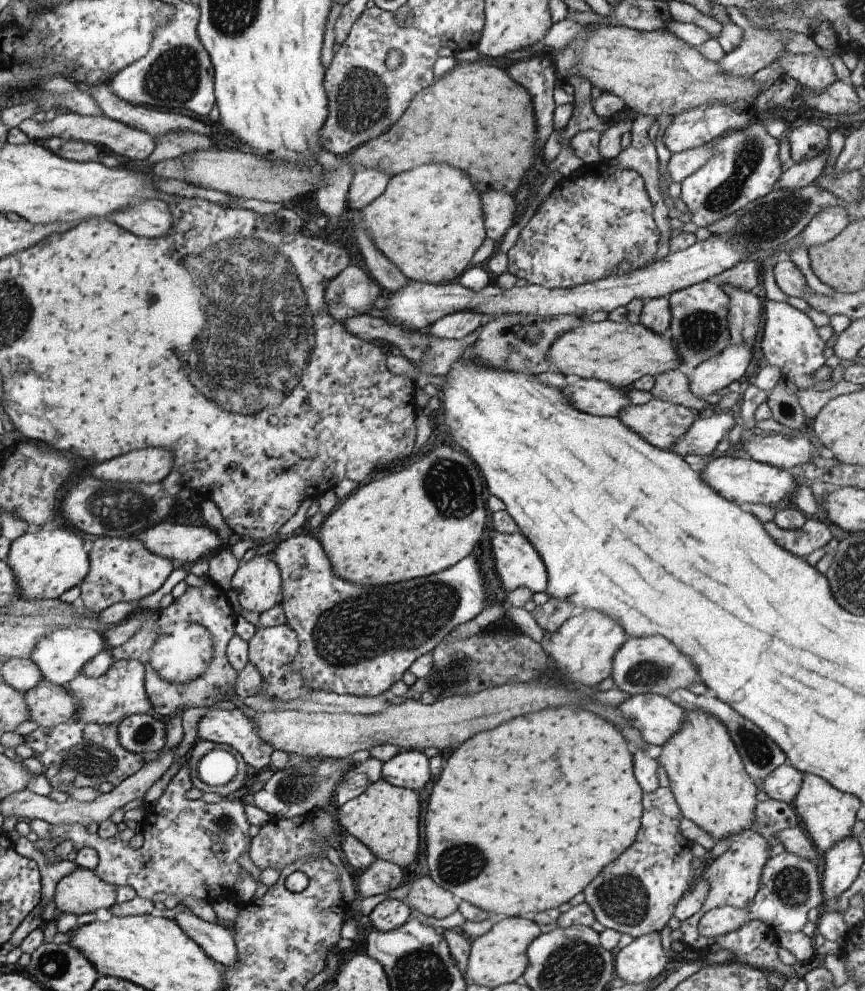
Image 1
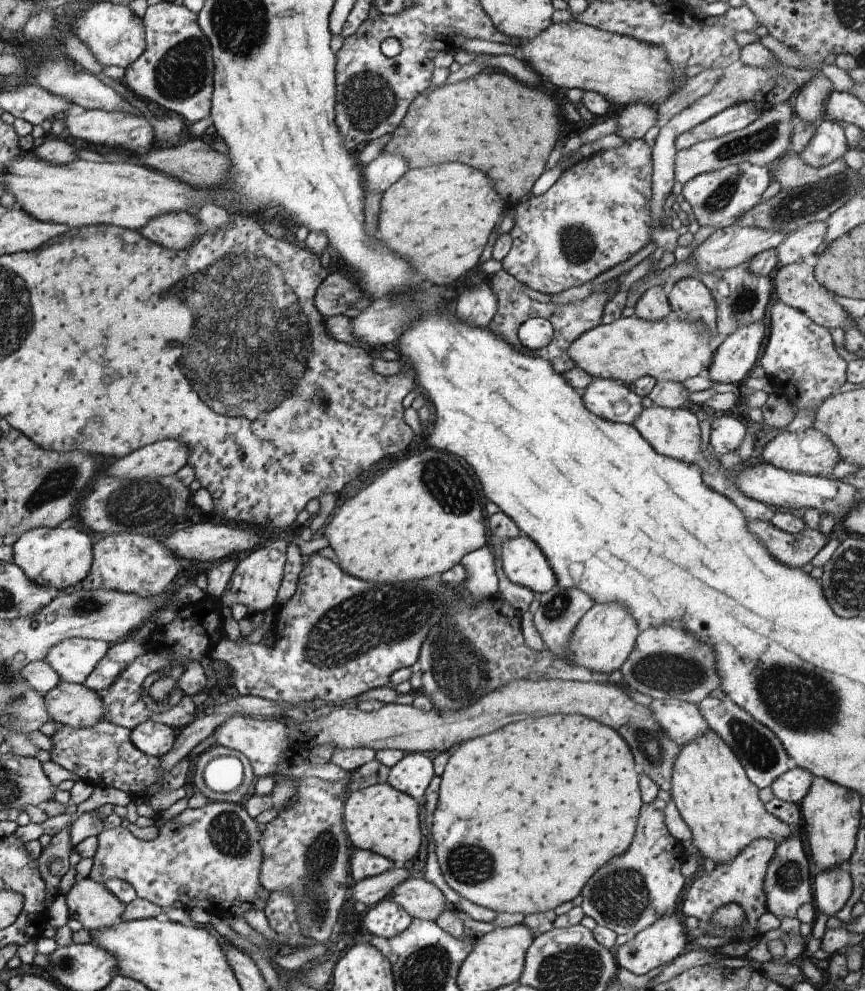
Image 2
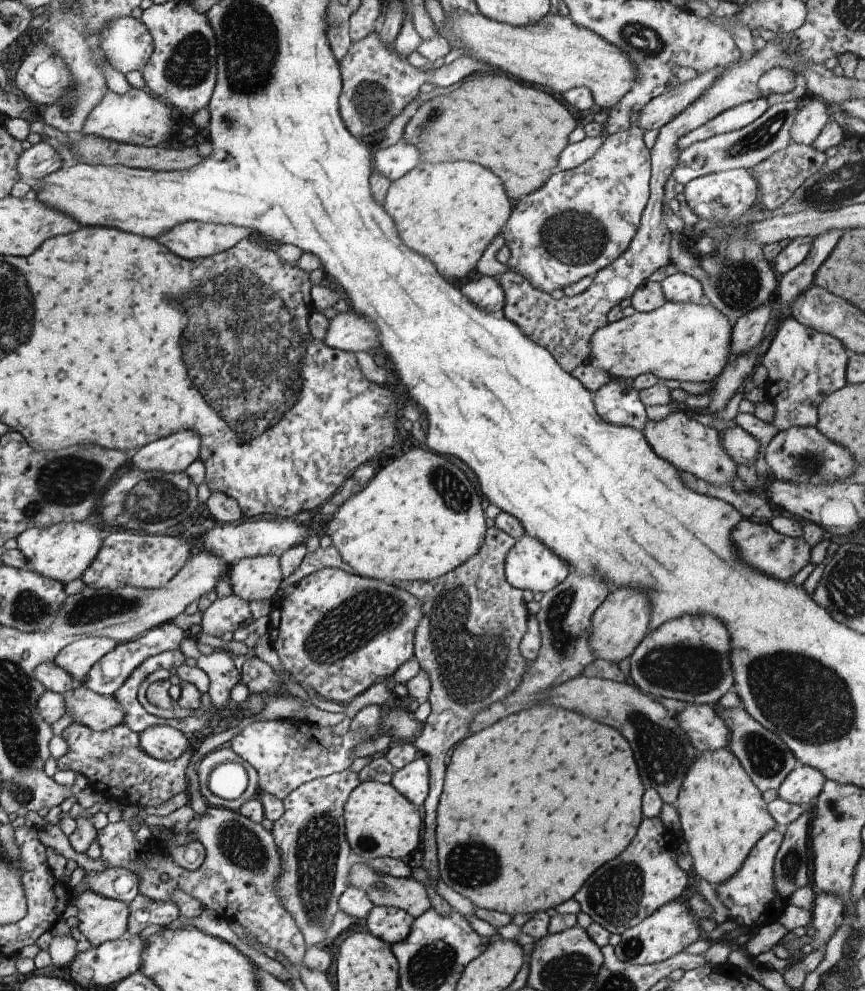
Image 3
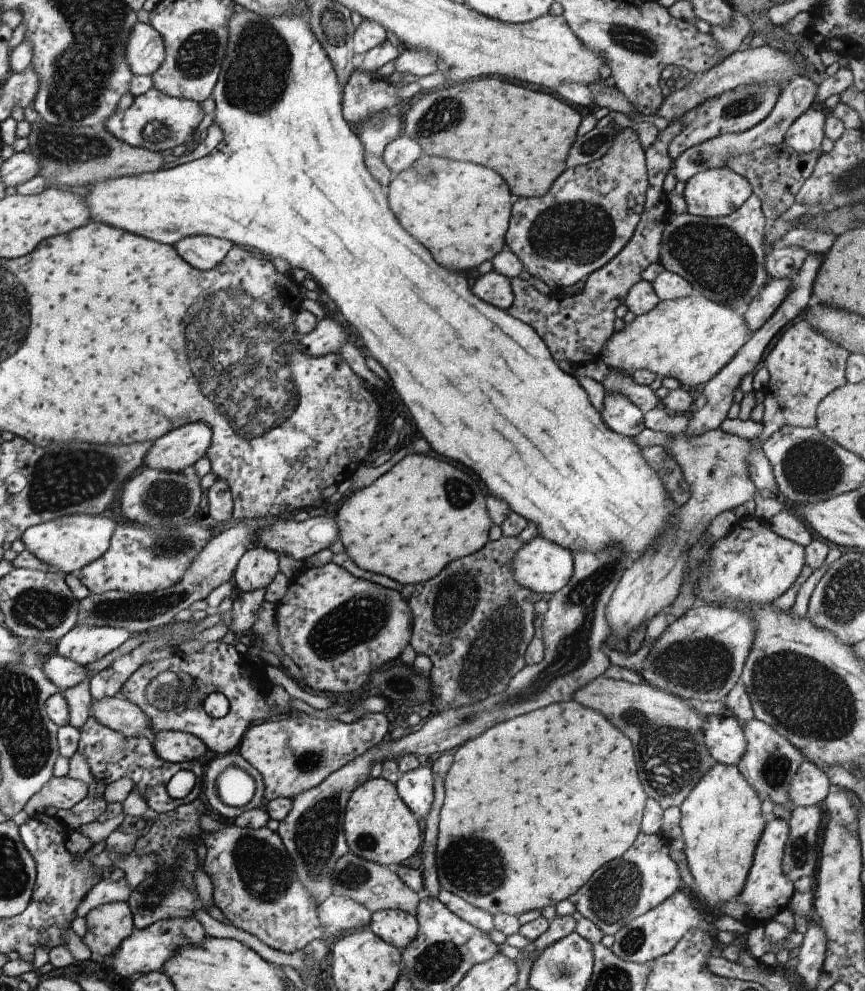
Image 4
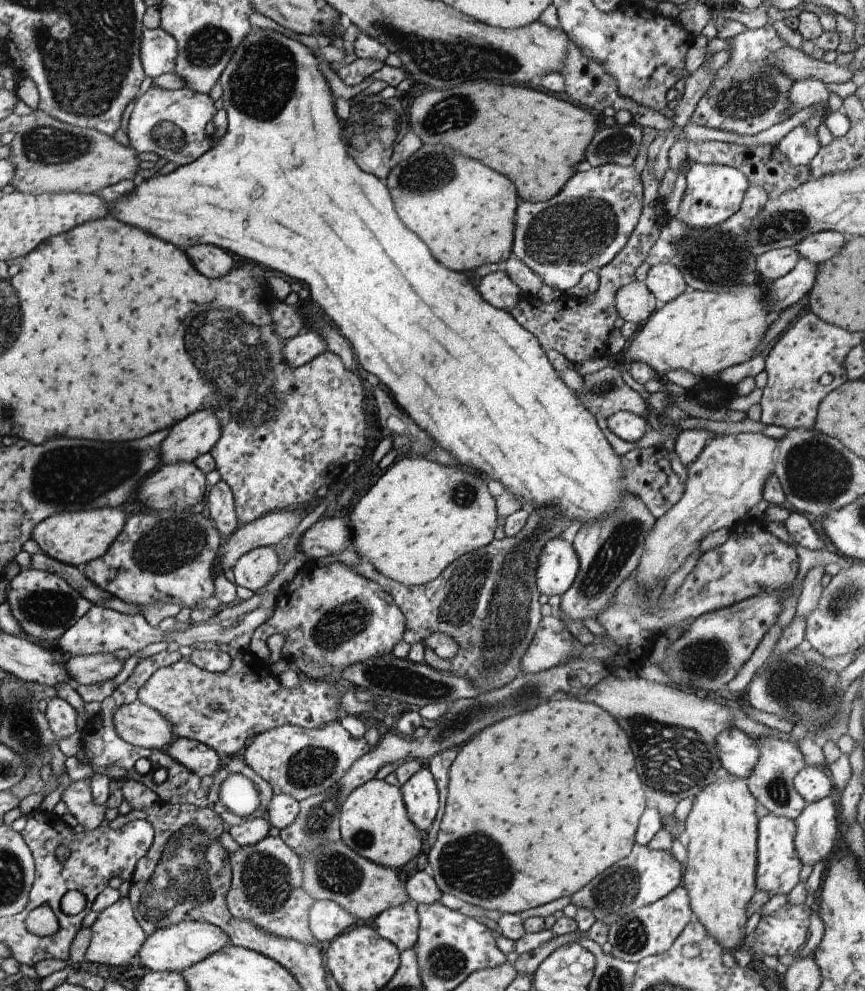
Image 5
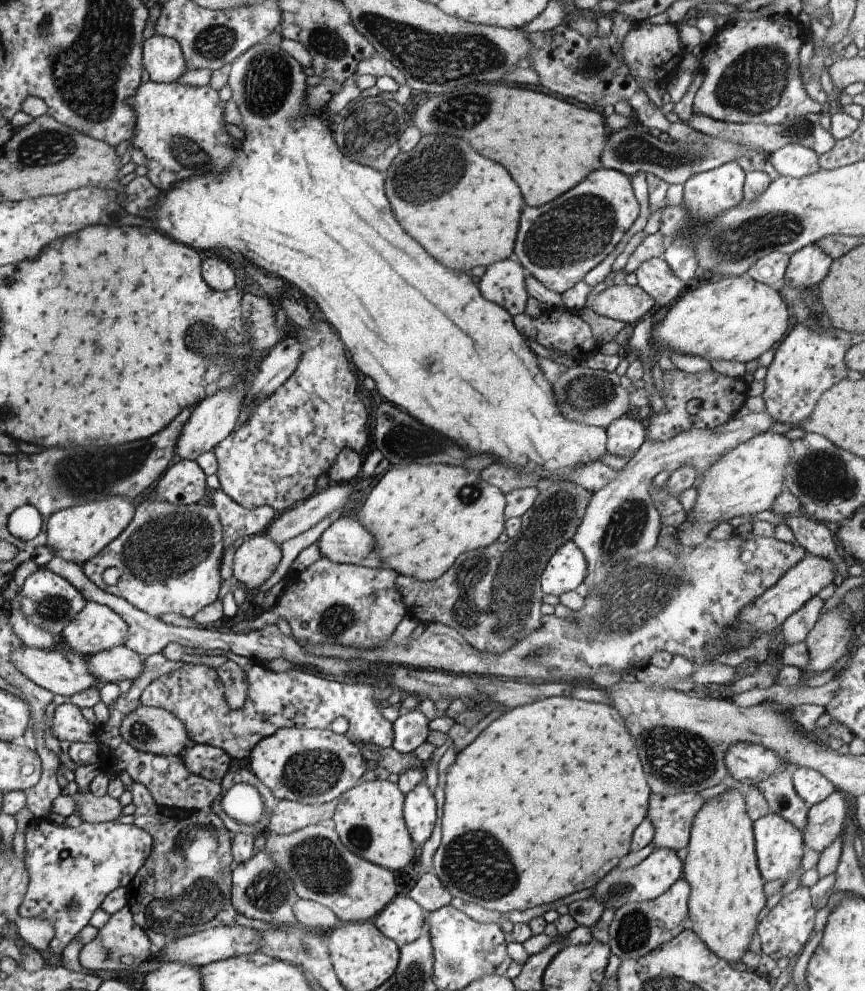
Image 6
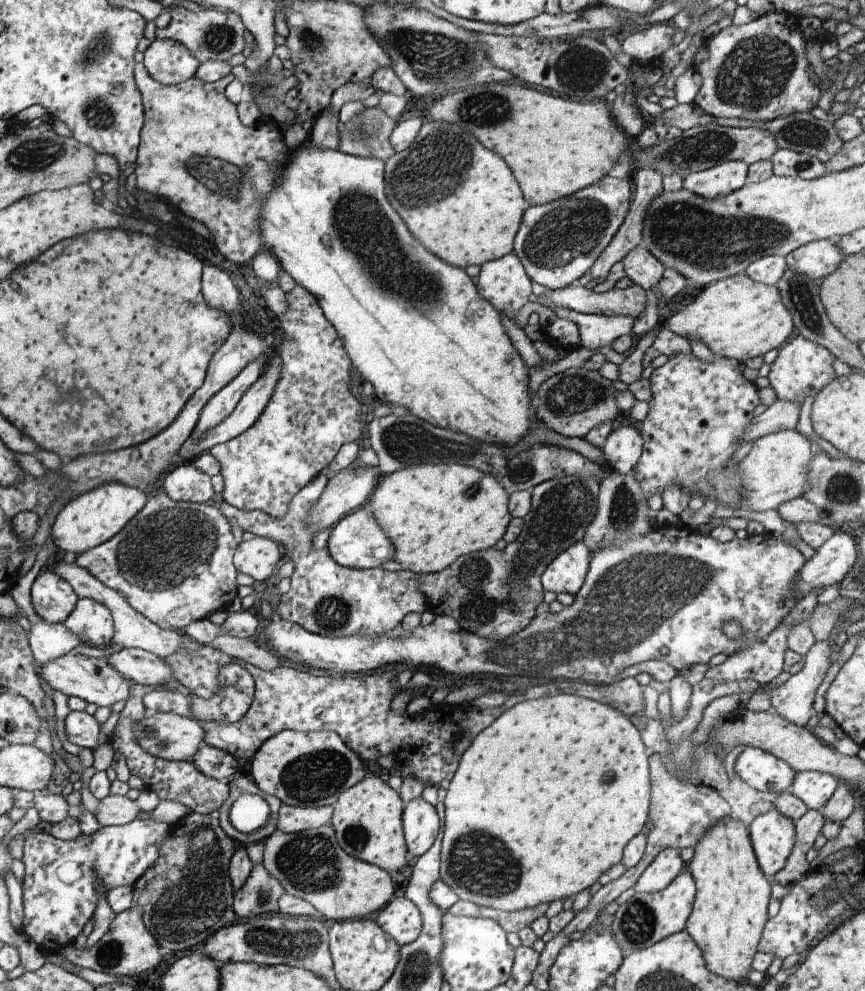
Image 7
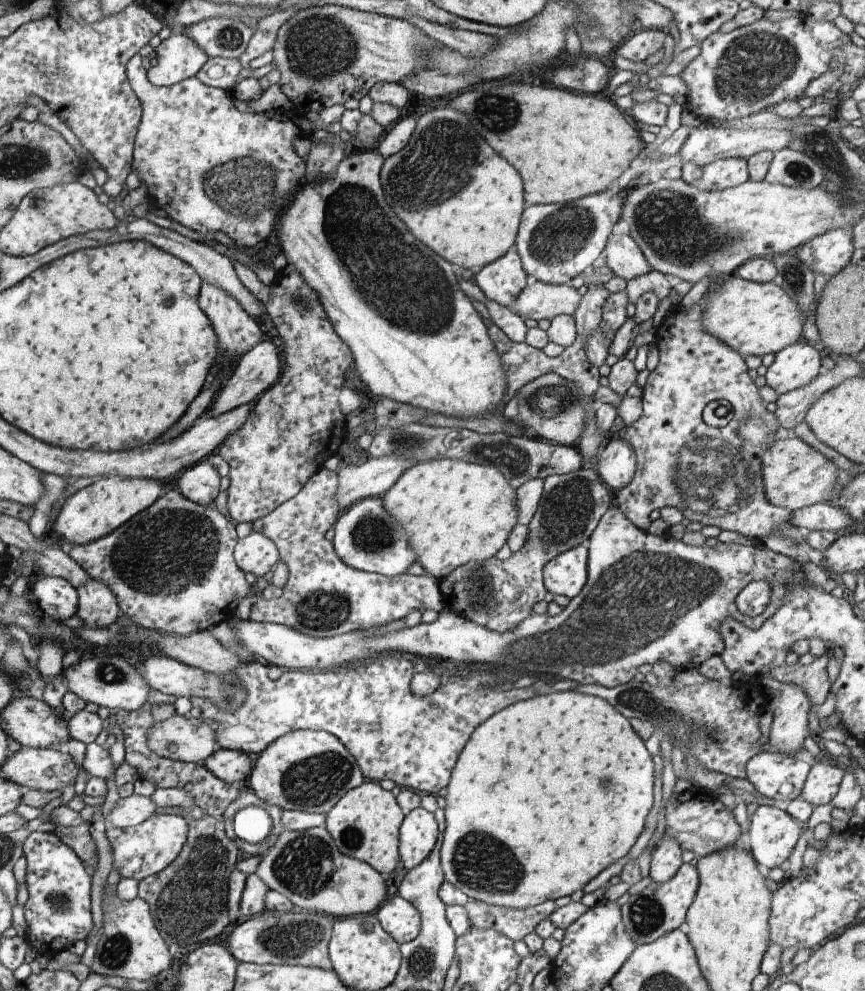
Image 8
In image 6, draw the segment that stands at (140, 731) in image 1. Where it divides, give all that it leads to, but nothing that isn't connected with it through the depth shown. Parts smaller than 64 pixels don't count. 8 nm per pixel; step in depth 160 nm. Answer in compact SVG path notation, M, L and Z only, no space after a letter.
M190 743L180 754L186 768L205 779L219 781L230 768L230 758L221 748L209 744Z

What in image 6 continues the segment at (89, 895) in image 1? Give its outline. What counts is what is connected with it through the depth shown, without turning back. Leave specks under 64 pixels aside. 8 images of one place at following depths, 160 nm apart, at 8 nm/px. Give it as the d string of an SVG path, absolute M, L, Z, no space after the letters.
M126 904L110 918L94 940L84 945L79 953L79 962L88 970L136 970L142 962L153 956L152 942L145 929L133 919L132 910Z

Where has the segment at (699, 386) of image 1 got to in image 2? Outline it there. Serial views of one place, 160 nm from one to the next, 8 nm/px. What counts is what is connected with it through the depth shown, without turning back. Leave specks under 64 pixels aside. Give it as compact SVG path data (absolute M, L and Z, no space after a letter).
M752 323L722 338L714 347L713 357L705 375L714 382L739 385L754 368L760 356L764 325Z

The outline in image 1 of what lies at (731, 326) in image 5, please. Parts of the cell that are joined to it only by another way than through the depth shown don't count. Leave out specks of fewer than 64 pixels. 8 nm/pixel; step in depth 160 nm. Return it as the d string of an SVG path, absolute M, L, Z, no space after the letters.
M605 321L580 323L554 341L547 352L551 368L566 376L576 374L580 379L598 379L627 391L643 376L657 377L662 372L678 369L678 353L666 336L653 333L641 323Z

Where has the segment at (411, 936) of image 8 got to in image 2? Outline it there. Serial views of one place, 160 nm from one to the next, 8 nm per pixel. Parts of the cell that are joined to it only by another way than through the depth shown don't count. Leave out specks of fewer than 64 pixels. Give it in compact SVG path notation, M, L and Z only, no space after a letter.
M389 897L370 906L364 924L371 936L392 938L404 932L413 919L409 912Z

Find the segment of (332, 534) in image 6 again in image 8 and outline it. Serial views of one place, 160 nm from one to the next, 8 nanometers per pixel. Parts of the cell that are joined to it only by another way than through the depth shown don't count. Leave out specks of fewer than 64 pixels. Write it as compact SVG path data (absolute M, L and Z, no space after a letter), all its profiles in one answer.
M369 497L357 501L350 509L342 512L333 524L335 536L334 550L338 558L355 570L376 573L384 576L406 574L407 568L416 563L416 554L410 540L398 520L384 508L380 497Z

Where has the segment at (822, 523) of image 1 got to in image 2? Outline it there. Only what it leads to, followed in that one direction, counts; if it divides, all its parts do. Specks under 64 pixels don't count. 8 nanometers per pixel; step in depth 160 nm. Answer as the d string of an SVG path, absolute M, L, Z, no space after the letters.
M749 521L750 532L763 541L770 554L780 562L800 568L821 554L829 538L818 528L806 527L792 534L776 528L771 521Z

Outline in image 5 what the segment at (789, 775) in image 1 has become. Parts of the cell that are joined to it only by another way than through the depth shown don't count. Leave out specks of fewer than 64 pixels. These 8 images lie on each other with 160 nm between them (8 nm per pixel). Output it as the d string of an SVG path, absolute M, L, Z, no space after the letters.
M806 765L793 780L798 794L807 803L813 803L832 795L833 781L829 773L814 765Z

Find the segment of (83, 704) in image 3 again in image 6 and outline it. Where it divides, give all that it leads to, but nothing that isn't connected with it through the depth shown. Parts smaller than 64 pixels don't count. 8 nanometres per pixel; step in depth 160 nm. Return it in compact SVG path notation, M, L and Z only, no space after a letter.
M141 705L121 720L121 737L136 750L180 755L190 744L182 721L162 707Z

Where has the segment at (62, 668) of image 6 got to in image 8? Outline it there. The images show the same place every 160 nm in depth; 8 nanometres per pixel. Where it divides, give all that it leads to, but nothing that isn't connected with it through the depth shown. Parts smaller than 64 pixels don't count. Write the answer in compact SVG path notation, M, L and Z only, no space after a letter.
M89 652L77 664L63 668L63 677L67 690L79 696L84 702L94 702L98 706L109 708L111 712L133 711L146 704L146 696L150 688L144 674L130 665L124 657L97 656Z

